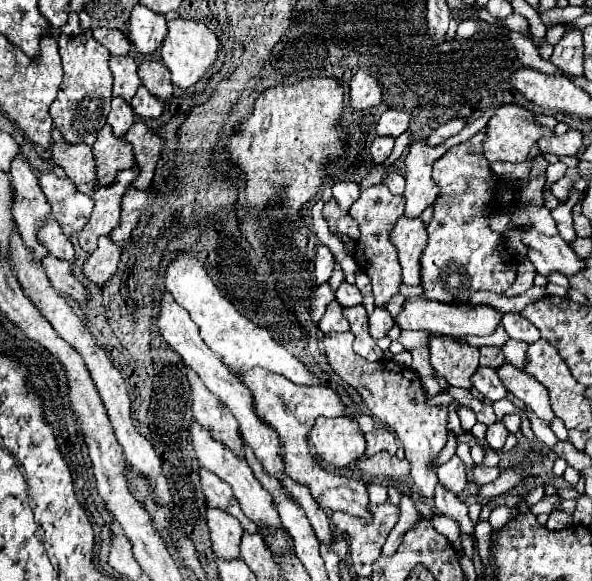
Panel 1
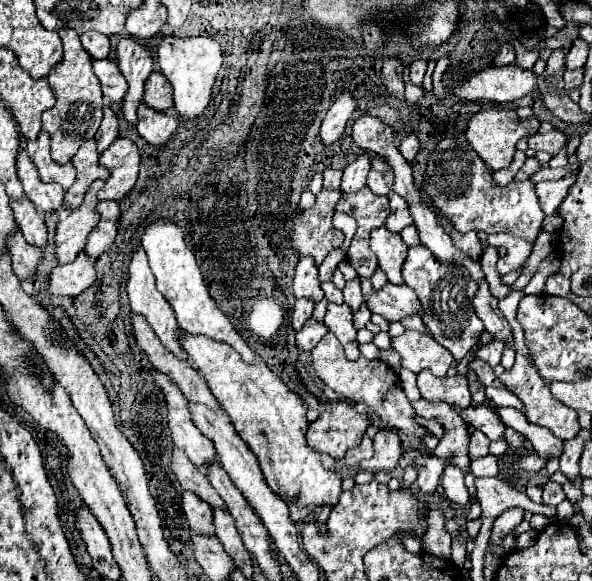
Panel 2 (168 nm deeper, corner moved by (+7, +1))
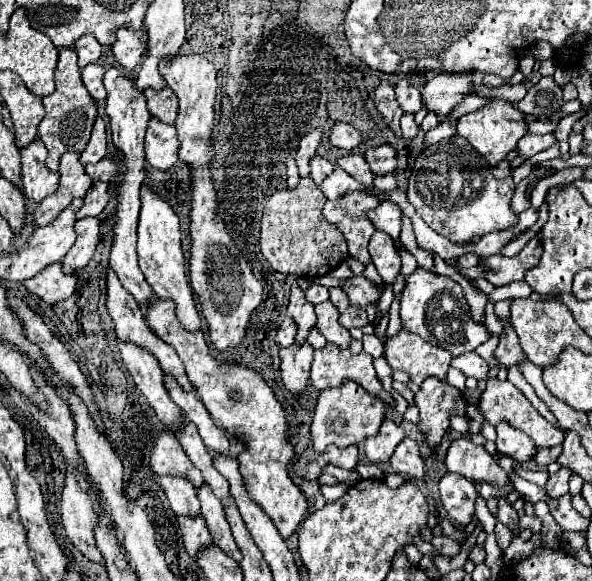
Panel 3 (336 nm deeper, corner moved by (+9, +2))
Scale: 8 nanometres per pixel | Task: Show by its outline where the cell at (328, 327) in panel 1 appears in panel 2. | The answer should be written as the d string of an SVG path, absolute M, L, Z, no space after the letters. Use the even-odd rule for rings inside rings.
M309 318L307 324L297 332L297 336L295 336L295 344L297 344L299 350L303 350L303 352L311 352L311 350L315 348L315 344L317 344L327 332L329 332L329 330L327 330L325 324L319 324L319 322L315 322L313 318Z

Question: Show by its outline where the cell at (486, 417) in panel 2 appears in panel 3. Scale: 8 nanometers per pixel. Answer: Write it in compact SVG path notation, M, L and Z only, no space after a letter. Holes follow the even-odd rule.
M499 421L497 427L495 427L495 431L497 431L495 445L497 445L497 451L499 453L511 455L519 463L525 463L525 461L529 461L533 457L535 443L523 431L515 429L513 425L507 425L505 421L503 423Z

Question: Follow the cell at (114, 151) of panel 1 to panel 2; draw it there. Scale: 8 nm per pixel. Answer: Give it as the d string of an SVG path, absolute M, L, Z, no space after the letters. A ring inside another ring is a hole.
M87 140L85 144L81 144L81 148L77 150L77 154L73 156L71 160L75 172L77 172L77 180L75 184L65 192L65 198L63 198L63 206L69 210L71 208L71 198L83 198L87 186L93 182L93 180L99 180L103 176L109 174L107 168L101 168L99 166L99 152L95 148L95 140Z

